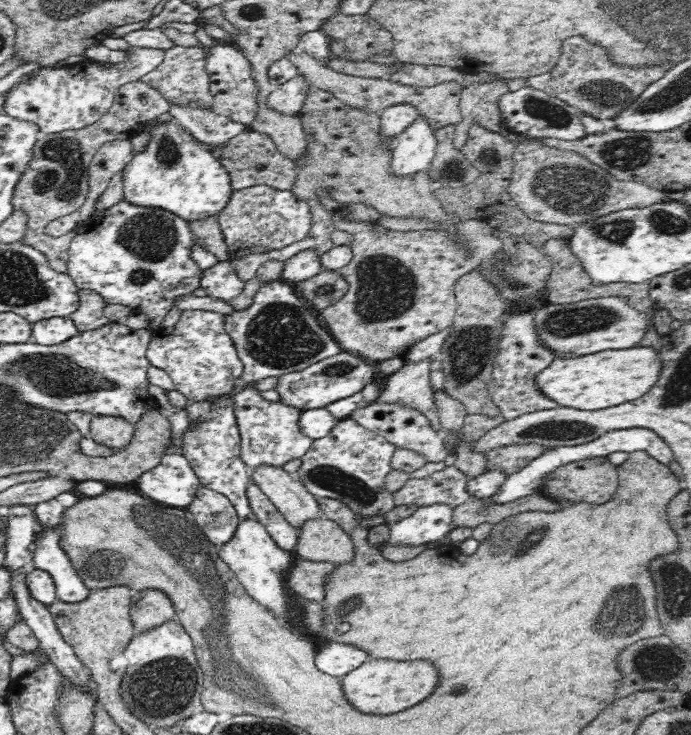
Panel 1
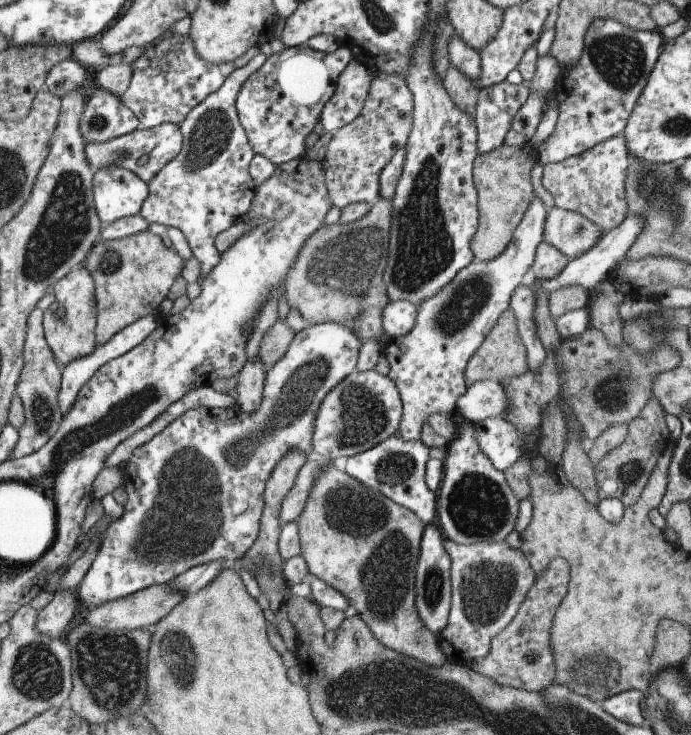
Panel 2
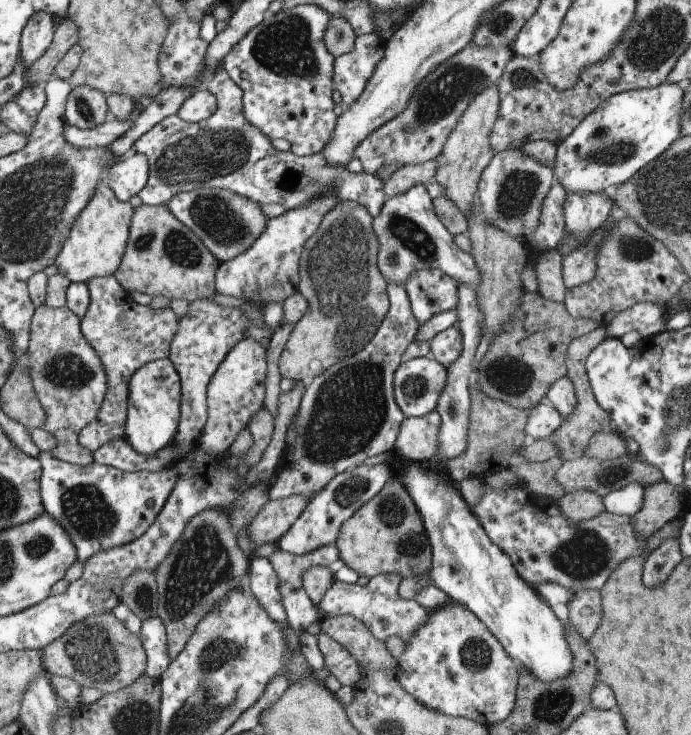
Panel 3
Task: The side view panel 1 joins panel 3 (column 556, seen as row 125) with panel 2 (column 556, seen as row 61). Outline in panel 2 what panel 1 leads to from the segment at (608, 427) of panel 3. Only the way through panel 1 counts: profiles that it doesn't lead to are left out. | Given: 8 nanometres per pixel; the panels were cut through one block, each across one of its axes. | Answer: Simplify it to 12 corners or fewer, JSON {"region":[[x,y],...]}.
{"region":[[566,286],[549,296],[556,321],[566,312],[586,310],[591,292]]}

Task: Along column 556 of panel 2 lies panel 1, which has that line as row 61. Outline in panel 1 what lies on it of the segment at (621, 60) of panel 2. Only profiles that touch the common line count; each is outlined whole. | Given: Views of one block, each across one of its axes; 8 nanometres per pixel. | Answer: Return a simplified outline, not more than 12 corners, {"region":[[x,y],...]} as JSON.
{"region":[[156,48],[119,63],[38,67],[5,94],[4,114],[46,134],[94,124],[117,89],[152,72]]}

